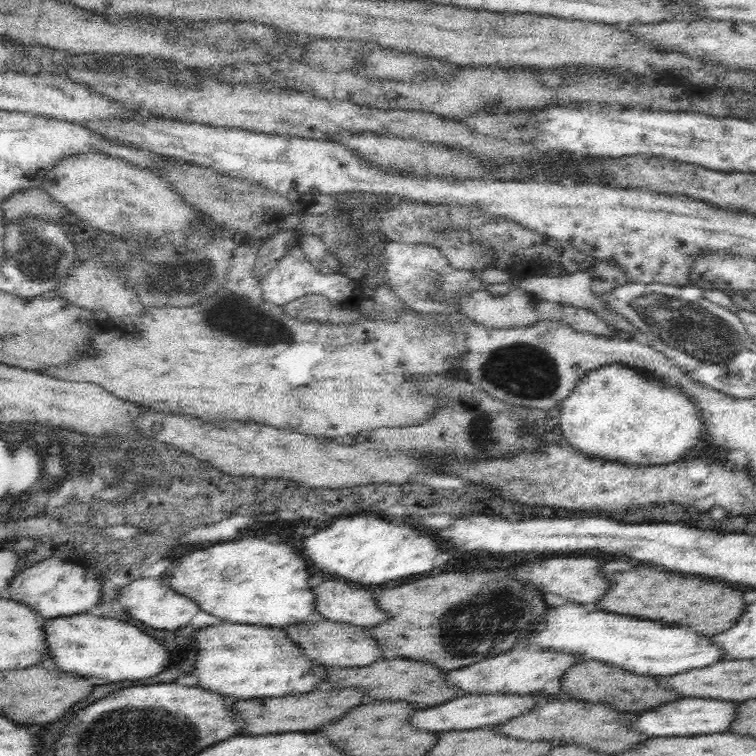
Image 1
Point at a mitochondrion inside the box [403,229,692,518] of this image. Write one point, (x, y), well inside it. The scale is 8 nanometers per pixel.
(525, 371)

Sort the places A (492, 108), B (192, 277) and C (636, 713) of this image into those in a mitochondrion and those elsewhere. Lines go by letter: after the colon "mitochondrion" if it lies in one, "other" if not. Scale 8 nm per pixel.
A: other
B: mitochondrion
C: other

